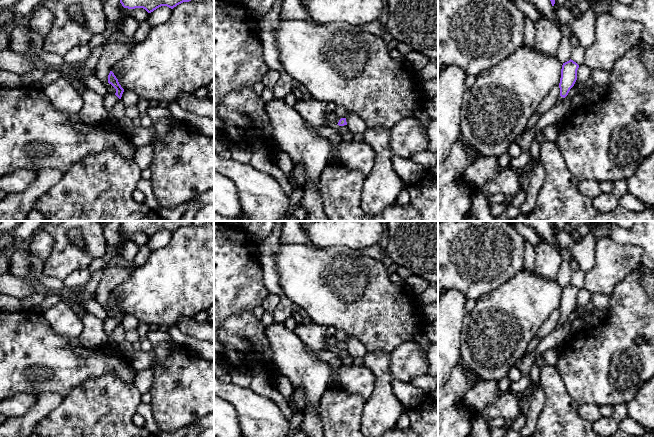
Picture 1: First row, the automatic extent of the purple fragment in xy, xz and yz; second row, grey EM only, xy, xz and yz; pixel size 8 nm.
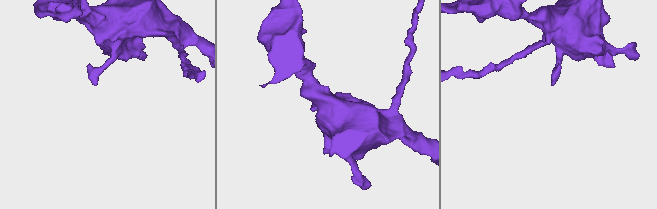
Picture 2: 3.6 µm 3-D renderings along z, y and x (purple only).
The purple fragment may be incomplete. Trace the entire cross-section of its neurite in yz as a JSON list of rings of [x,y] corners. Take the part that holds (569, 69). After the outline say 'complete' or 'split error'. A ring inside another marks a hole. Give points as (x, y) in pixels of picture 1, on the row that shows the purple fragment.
[[[571,59],[563,63],[559,83],[560,95],[557,98],[556,104],[561,103],[568,95],[570,89],[574,86],[577,80],[578,68],[579,65]]]; split error

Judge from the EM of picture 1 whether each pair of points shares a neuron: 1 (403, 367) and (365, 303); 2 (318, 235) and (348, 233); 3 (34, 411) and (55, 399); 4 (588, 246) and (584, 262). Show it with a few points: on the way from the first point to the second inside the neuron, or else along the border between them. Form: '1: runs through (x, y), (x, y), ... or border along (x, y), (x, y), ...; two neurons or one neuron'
1: border along (413, 339), (400, 343), (389, 352); two neurons
2: runs through (325, 233), (341, 233); one neuron
3: runs through (39, 410), (50, 400); one neuron
4: runs through (585, 250), (585, 258); one neuron

